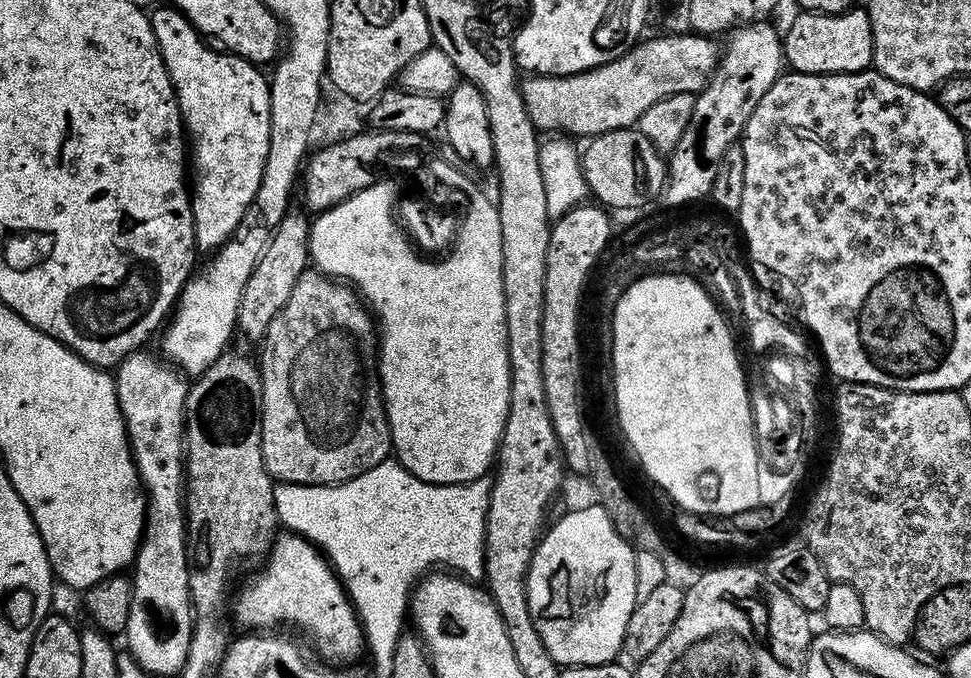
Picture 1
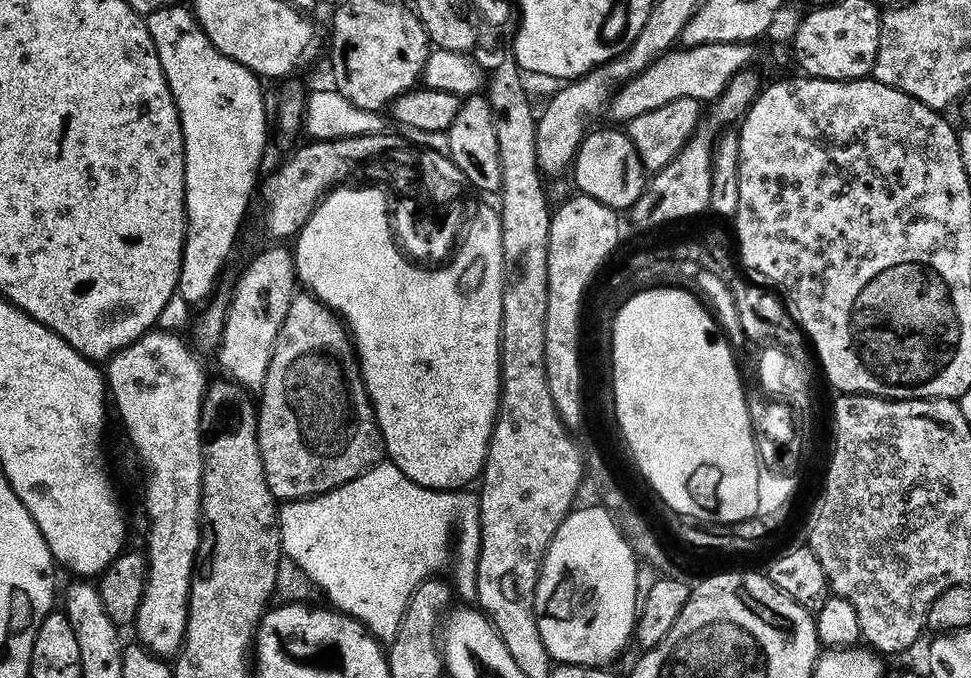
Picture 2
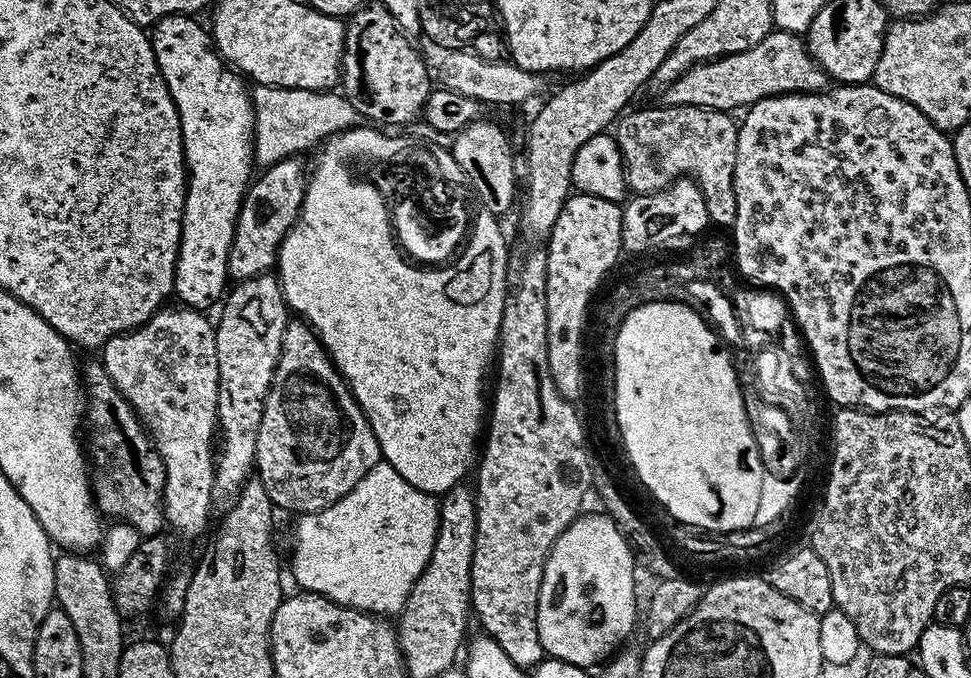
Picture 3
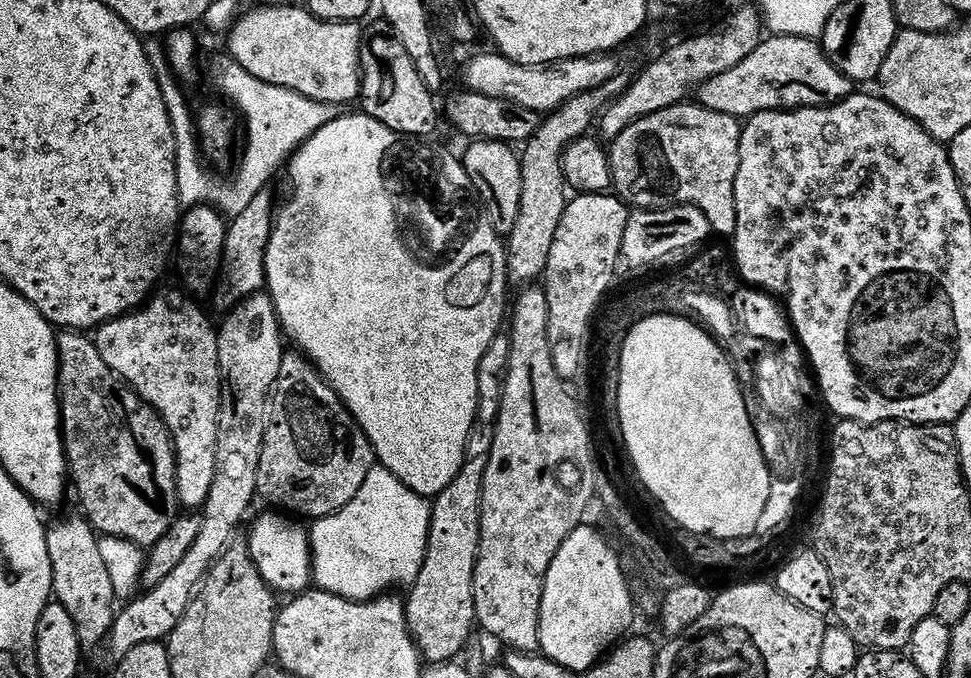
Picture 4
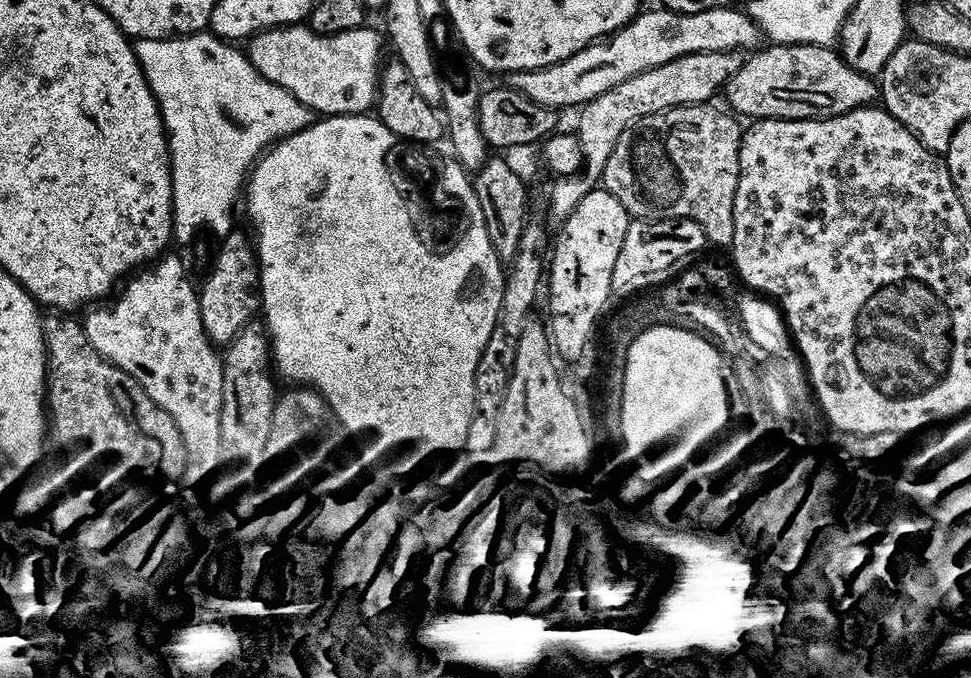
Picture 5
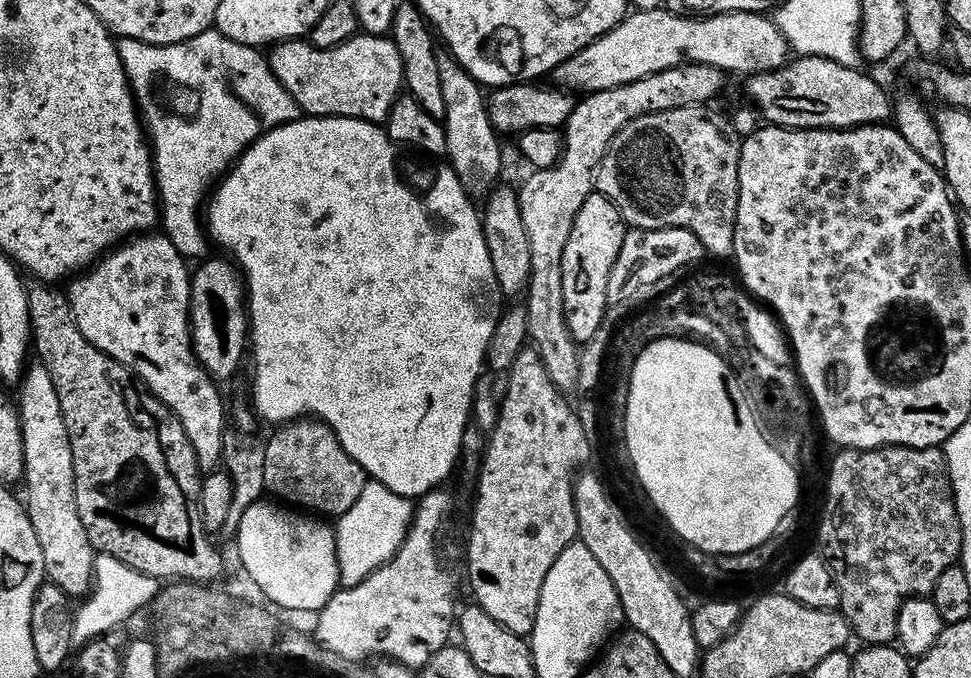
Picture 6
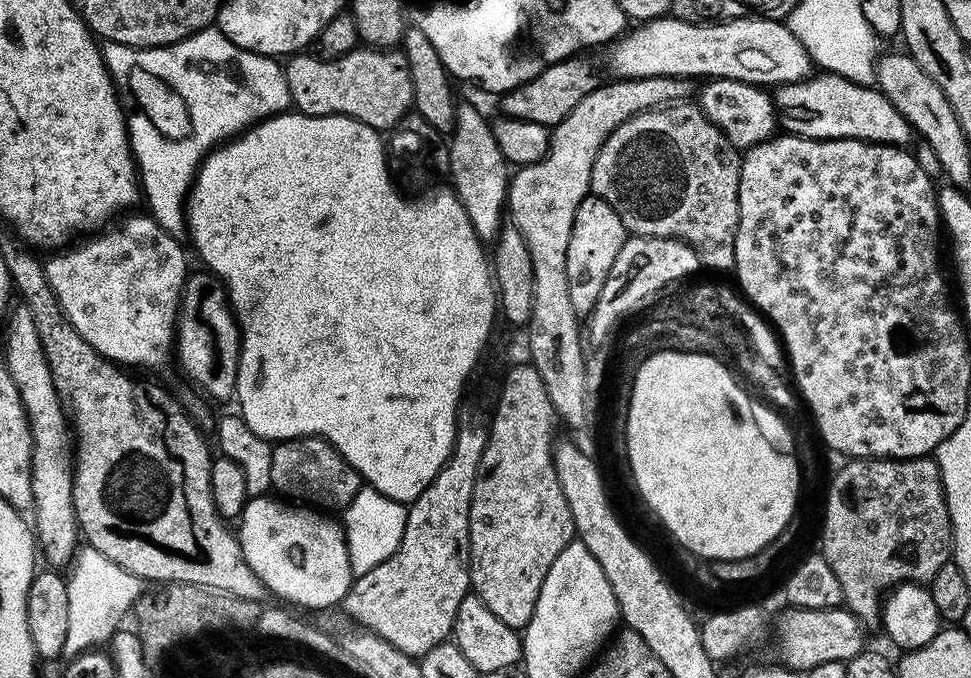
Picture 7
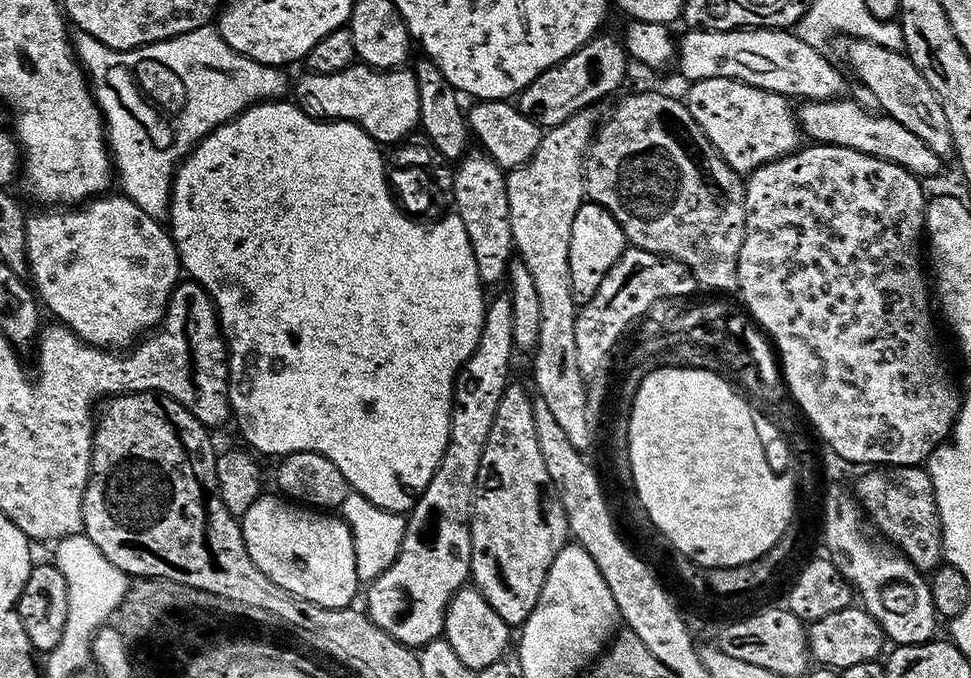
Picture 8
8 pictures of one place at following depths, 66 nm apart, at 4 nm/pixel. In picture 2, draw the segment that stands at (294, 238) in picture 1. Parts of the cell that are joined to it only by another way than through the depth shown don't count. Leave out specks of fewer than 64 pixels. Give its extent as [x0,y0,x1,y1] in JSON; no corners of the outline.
[218,242,298,390]

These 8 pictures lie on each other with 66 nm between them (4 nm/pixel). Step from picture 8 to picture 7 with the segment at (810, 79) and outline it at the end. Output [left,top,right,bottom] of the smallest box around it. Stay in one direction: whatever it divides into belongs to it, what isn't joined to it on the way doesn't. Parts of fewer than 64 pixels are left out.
[607,14,814,86]

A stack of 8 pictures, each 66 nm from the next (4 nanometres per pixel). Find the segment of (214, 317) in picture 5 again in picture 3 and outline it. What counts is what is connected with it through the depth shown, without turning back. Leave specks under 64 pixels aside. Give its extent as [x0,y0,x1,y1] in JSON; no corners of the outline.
[229,156,309,282]

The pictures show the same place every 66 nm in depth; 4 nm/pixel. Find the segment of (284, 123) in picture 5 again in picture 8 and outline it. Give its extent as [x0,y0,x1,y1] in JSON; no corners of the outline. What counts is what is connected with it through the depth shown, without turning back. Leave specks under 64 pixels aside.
[74,26,290,221]

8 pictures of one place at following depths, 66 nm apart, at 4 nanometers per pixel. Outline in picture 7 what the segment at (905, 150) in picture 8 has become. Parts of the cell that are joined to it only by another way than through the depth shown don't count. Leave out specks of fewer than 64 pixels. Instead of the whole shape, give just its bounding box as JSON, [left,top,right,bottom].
[774,71,914,146]

